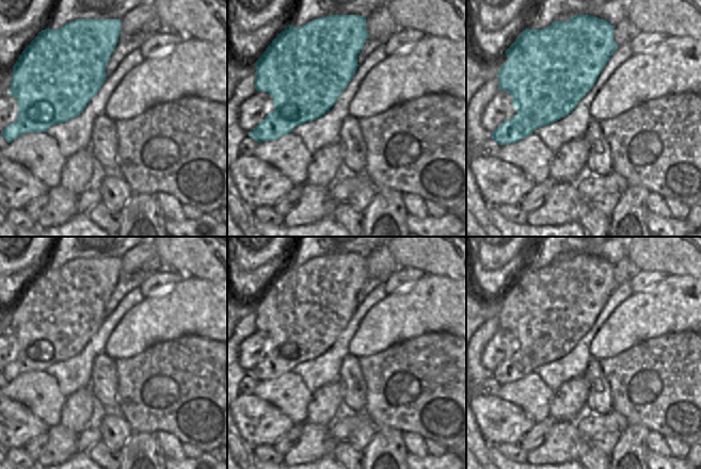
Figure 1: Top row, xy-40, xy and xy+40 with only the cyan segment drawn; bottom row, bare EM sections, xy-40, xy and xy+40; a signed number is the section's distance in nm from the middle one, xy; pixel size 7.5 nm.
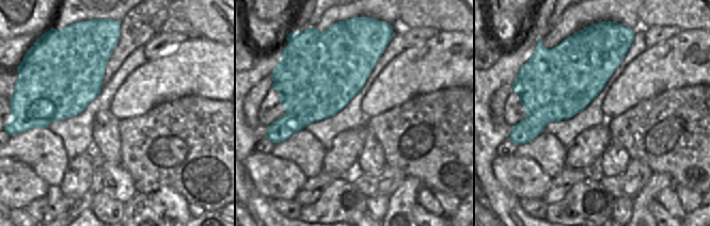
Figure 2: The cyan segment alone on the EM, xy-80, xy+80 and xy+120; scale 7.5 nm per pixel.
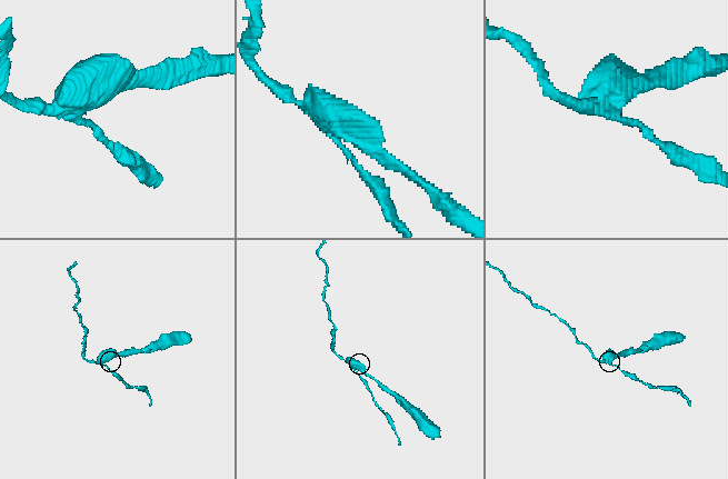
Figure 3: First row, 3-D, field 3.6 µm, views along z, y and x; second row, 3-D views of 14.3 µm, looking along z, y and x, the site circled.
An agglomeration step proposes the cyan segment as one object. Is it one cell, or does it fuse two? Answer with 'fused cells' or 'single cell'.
fused cells

